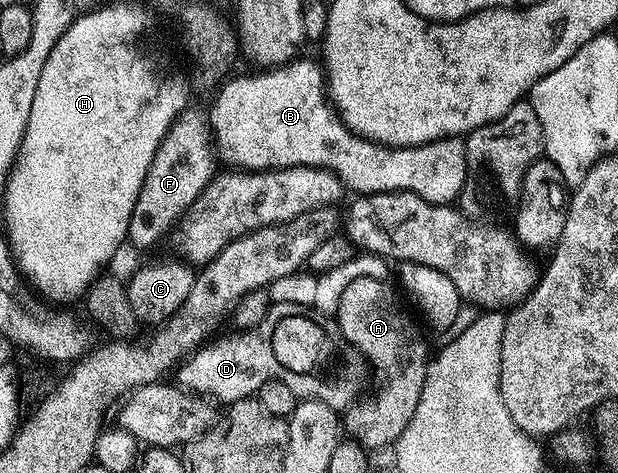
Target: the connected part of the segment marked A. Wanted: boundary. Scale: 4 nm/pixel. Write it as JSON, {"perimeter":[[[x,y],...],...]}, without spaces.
{"perimeter":[[[358,278],[342,290],[334,320],[348,344],[353,344],[376,371],[376,393],[361,395],[343,413],[342,428],[361,449],[395,445],[414,416],[426,381],[430,353],[416,324],[404,313],[394,289],[384,280]]]}

